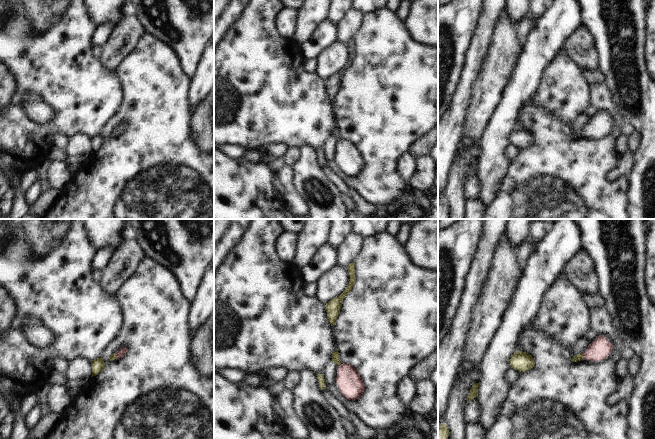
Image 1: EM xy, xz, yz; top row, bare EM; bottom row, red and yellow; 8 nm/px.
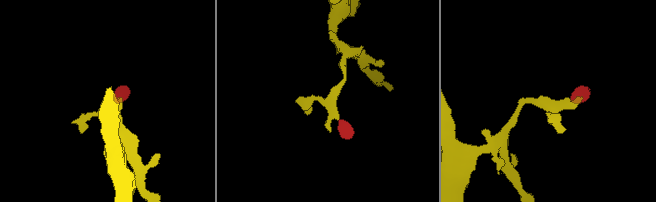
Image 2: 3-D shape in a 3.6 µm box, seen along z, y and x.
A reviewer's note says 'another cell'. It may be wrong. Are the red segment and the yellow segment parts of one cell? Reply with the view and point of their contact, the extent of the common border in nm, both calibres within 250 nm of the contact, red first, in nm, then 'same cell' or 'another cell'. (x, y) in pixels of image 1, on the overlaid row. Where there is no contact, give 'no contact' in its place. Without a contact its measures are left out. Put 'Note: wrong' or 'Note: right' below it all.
meets red in yz at (583, 355); contact 40 nm long; 170 nm thick on the red side, 60 nm on the other; same cell
Note: wrong

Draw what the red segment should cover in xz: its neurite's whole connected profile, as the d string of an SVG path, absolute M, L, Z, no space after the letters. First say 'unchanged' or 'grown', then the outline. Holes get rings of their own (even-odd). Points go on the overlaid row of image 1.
unchanged; M348 363L339 365L336 383L343 396L348 400L359 399L365 390L359 373Z

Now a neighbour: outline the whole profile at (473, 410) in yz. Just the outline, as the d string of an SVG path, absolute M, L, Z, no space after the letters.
M476 397L470 400L465 408L466 424L480 421L481 414L482 414L482 406L481 406L480 398Z

